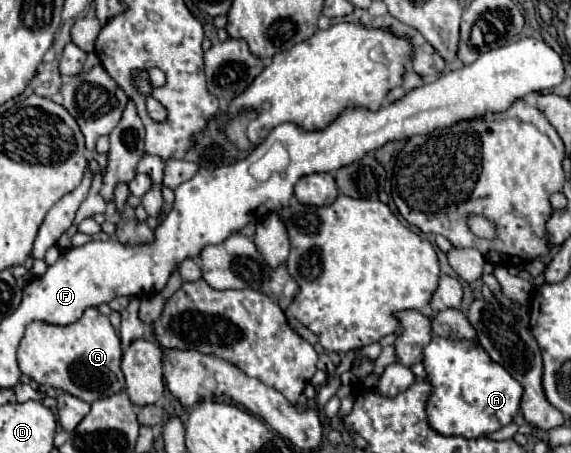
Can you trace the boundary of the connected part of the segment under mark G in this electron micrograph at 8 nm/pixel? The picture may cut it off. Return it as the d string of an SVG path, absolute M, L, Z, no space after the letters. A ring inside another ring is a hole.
M86 309L76 323L66 327L46 325L40 321L30 323L18 347L18 365L24 375L34 379L38 385L62 389L86 403L122 391L124 375L120 371L120 361L120 339L108 317L98 309Z

